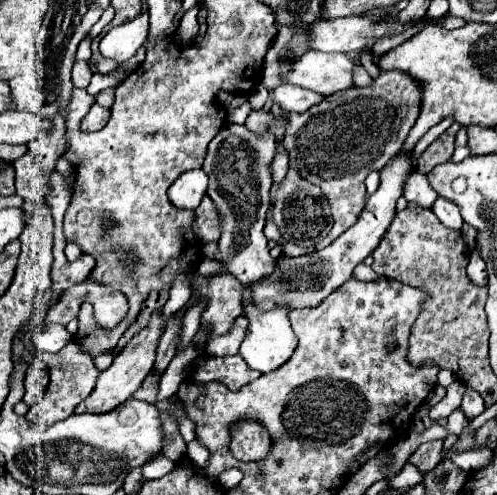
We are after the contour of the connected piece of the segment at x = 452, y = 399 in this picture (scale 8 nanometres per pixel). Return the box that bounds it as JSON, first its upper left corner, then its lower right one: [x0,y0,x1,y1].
[431,380,465,420]

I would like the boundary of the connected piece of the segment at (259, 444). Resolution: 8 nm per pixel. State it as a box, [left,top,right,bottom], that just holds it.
[229,420,271,460]

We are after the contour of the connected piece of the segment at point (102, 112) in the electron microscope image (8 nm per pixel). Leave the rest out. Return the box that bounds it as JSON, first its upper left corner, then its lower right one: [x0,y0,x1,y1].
[81,102,110,132]

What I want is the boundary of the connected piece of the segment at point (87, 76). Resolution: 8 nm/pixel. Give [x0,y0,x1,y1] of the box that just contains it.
[73,60,93,88]

